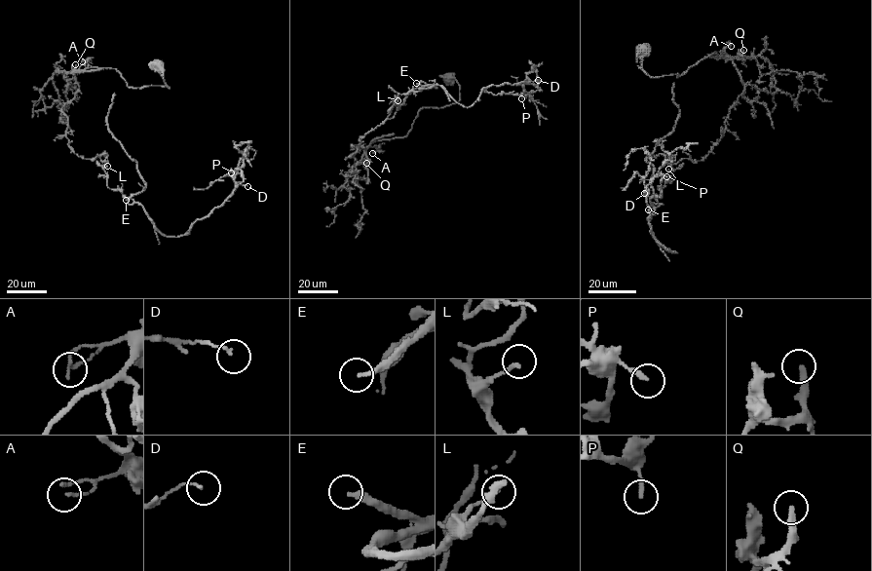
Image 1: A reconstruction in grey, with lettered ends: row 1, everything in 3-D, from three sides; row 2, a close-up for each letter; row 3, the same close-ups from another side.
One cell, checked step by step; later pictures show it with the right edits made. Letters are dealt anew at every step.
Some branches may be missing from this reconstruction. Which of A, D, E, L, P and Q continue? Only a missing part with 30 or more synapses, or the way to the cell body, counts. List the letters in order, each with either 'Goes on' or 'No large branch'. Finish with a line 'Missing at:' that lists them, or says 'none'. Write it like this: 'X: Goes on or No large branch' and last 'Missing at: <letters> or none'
A: No large branch
D: No large branch
E: Goes on
L: No large branch
P: No large branch
Q: Goes on
Missing at: E, Q

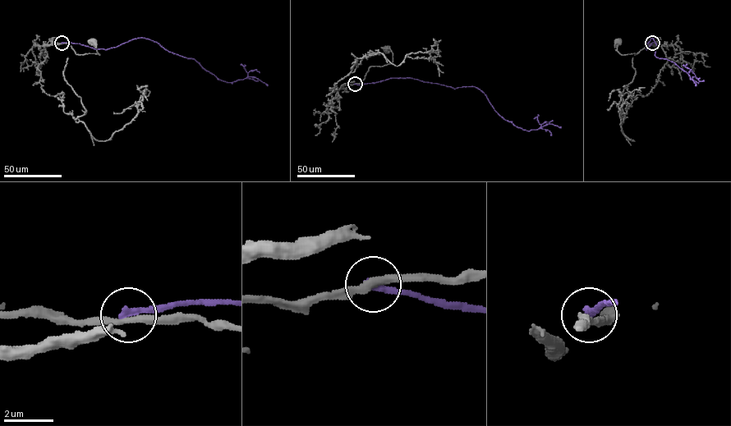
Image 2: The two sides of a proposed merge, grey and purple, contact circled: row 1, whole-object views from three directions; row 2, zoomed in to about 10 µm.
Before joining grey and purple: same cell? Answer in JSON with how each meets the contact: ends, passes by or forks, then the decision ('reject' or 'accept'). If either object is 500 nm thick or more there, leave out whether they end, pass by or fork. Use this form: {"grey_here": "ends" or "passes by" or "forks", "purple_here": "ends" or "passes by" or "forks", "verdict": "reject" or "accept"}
{"grey_here": "passes by", "purple_here": "ends", "verdict": "reject"}

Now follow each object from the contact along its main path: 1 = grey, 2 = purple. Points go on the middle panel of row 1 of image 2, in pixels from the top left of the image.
1: (355, 84), (361, 83), (371, 66), (383, 66), (393, 61), (393, 52), (386, 49)
2: (355, 84), (411, 78), (455, 89), (474, 86), (499, 115), (518, 127), (530, 130), (548, 124), (561, 127)

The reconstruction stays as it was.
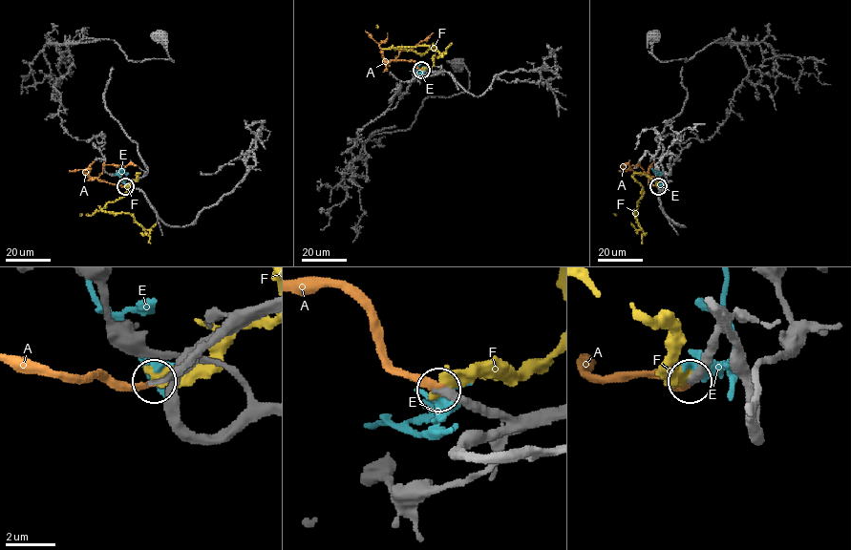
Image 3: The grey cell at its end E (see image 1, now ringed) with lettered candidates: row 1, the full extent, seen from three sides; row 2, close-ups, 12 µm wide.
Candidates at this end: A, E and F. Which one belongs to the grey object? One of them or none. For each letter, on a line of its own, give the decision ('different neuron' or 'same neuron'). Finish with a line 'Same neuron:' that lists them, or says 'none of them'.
A: same neuron
E: different neuron
F: different neuron
Same neuron: A

